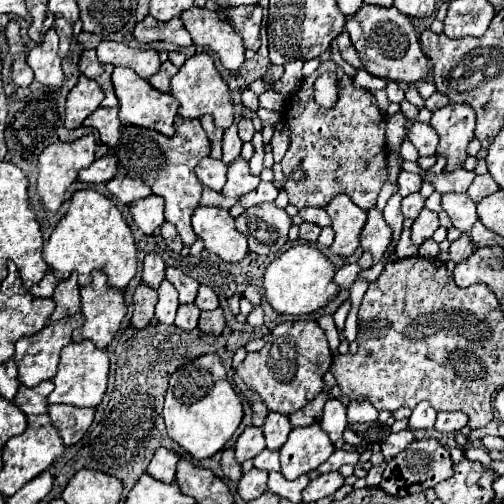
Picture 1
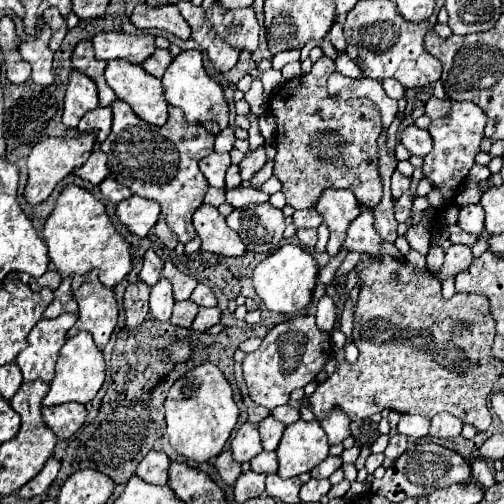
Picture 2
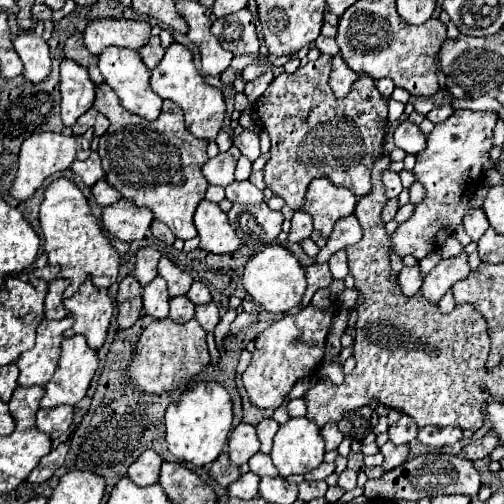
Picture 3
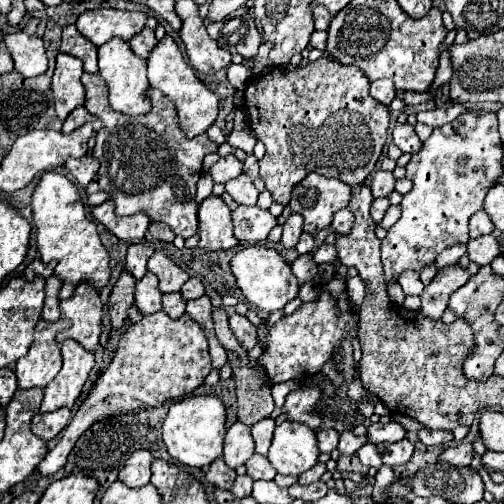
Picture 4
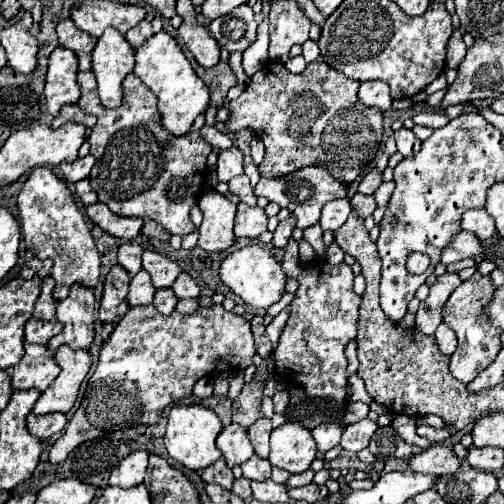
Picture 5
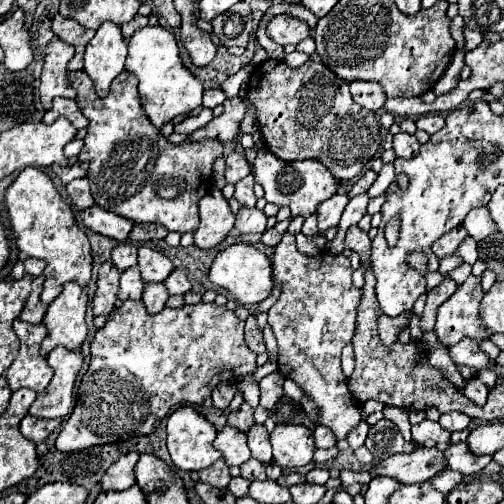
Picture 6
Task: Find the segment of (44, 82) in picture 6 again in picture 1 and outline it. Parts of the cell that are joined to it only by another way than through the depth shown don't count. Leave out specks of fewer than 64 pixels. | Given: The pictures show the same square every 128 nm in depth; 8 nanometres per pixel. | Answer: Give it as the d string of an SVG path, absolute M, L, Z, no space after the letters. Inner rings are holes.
M82 74L66 98L66 128L78 128L100 106L102 98L100 86Z

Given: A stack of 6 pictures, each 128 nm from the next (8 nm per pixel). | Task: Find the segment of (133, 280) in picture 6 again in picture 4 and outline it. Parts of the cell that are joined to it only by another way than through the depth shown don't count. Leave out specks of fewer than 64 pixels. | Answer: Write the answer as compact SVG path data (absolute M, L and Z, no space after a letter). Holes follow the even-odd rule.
M146 274L144 278L140 278L136 282L136 292L134 292L134 306L142 312L142 314L152 314L162 310L162 292L158 288L158 280L154 274Z

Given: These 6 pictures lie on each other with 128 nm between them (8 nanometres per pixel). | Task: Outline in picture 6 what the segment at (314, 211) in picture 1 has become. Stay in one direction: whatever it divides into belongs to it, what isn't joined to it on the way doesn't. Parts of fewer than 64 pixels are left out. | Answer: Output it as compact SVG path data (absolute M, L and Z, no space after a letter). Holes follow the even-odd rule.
M284 220L284 222L278 222L274 228L268 228L264 234L262 234L262 244L264 246L276 246L282 238L282 234L286 232L290 220Z

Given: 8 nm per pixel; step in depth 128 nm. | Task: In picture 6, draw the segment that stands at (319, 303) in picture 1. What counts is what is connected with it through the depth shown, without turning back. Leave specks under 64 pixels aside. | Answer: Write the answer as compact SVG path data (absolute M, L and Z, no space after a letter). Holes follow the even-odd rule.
M232 244L232 246L226 246L224 250L220 250L210 266L208 280L214 286L224 288L234 300L238 300L240 306L262 302L264 298L268 298L268 294L274 286L268 256L262 254L258 248L254 248L252 244Z

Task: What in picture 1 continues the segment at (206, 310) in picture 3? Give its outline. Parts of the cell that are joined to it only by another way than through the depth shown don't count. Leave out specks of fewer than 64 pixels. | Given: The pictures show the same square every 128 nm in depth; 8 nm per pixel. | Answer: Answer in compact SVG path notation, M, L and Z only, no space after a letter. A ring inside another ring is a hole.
M216 308L212 312L202 312L200 320L198 320L198 328L202 332L220 336L224 330L224 316L222 316L222 308Z

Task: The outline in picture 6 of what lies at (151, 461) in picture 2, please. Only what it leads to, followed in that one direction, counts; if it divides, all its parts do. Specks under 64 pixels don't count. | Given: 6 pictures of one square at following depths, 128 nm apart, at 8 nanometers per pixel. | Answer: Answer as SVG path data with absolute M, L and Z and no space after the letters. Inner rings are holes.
M128 452L120 456L104 474L102 490L126 490L134 486L134 466L138 462L138 452Z

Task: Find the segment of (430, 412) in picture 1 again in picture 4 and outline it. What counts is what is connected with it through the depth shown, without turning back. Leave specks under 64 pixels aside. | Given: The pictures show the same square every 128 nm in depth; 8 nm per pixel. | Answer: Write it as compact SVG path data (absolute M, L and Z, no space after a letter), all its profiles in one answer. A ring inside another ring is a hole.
M372 422L366 430L368 436L368 444L380 444L380 442L398 442L400 438L406 436L406 430L398 424L398 422L388 422L388 424L380 424L380 422Z

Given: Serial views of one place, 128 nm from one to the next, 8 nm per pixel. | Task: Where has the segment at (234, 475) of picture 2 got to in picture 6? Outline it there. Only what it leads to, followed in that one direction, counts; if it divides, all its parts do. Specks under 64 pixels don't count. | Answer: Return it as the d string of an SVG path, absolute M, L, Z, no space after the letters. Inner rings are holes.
M220 458L216 464L212 464L212 468L206 468L206 470L200 470L198 472L200 476L200 482L206 482L206 484L212 484L216 488L226 488L228 482L230 482L230 472L228 472L228 466L226 462Z

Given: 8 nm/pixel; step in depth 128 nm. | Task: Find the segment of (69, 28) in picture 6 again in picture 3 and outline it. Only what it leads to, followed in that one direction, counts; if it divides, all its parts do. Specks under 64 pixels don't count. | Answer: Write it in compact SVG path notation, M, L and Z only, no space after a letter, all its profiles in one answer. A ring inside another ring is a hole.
M74 32L74 34L66 40L66 44L64 44L64 56L76 60L76 62L82 64L82 66L86 66L88 72L90 72L90 78L92 78L96 84L102 84L102 82L104 82L104 78L102 78L102 74L100 74L100 70L98 70L98 56L90 54L90 52L86 50L80 32Z

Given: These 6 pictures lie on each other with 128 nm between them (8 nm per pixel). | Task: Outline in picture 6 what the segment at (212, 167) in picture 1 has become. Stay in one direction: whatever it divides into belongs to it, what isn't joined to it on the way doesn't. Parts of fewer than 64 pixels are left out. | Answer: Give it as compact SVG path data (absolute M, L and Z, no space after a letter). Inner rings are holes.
M230 152L226 156L226 182L228 184L236 184L238 180L246 178L248 174L250 174L248 160L238 152Z

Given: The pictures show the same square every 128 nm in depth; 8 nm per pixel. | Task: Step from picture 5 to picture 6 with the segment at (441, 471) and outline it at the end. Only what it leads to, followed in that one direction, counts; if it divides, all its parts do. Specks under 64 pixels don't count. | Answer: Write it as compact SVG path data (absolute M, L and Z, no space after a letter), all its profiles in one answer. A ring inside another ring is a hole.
M418 448L410 454L394 454L380 460L374 468L374 476L394 478L398 484L420 484L434 478L446 468L446 460L438 448Z

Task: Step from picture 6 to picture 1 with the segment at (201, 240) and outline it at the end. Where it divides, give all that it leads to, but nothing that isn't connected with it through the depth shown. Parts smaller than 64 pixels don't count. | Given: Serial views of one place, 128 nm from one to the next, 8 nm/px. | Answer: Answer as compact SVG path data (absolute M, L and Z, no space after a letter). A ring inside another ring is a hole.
M198 206L192 215L192 228L204 242L204 248L226 262L240 262L248 254L244 234L234 228L234 218L228 210Z

